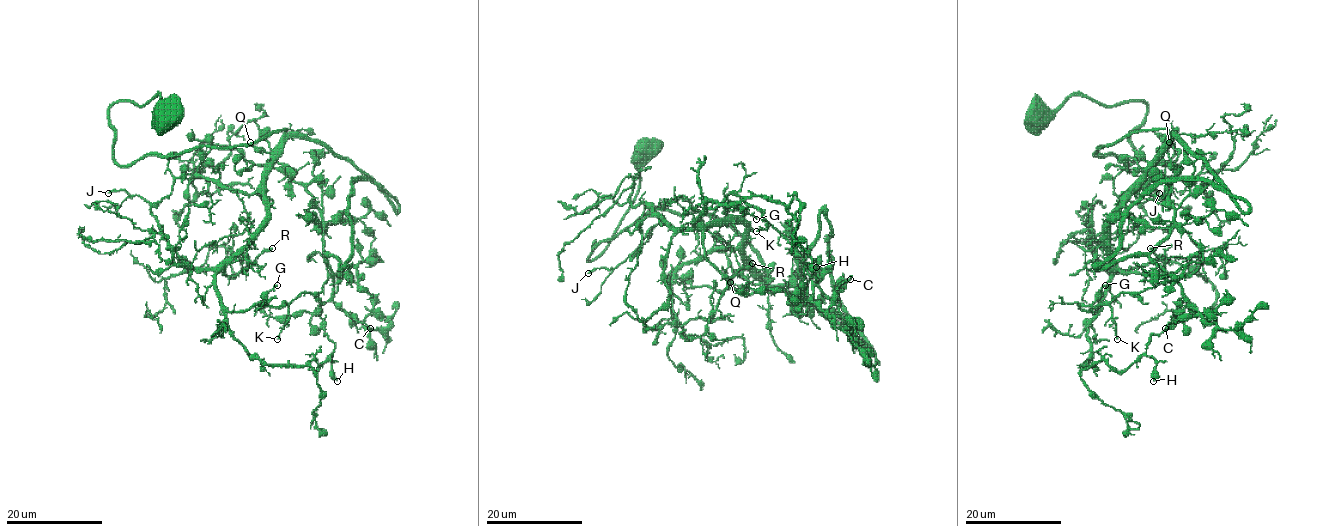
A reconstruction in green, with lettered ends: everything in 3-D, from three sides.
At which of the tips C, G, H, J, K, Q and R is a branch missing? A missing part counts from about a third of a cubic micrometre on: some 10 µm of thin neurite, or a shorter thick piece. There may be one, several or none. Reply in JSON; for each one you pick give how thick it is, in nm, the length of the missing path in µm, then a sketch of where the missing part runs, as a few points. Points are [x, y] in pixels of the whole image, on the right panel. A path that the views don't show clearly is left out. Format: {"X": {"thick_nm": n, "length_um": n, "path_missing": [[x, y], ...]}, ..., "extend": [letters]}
{"G": {"thick_nm": 280, "length_um": 20, "path_missing": [[1105, 285], [1114, 274], [1129, 276], [1117, 275], [1104, 268]]}, "K": {"thick_nm": 240, "length_um": 10}, "extend": ["G", "K"]}

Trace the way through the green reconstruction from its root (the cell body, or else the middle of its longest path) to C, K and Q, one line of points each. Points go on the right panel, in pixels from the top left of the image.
C: (1042, 120), (1143, 102), (1096, 153), (1219, 183), (1097, 268), (1165, 328)
K: (1042, 120), (1143, 102), (1127, 165), (1098, 147), (1169, 132), (1080, 306), (1117, 339)
Q: (1042, 120), (1143, 102), (1134, 158), (1096, 153), (1169, 132), (1135, 194), (1172, 145), (1180, 167), (1169, 142)

